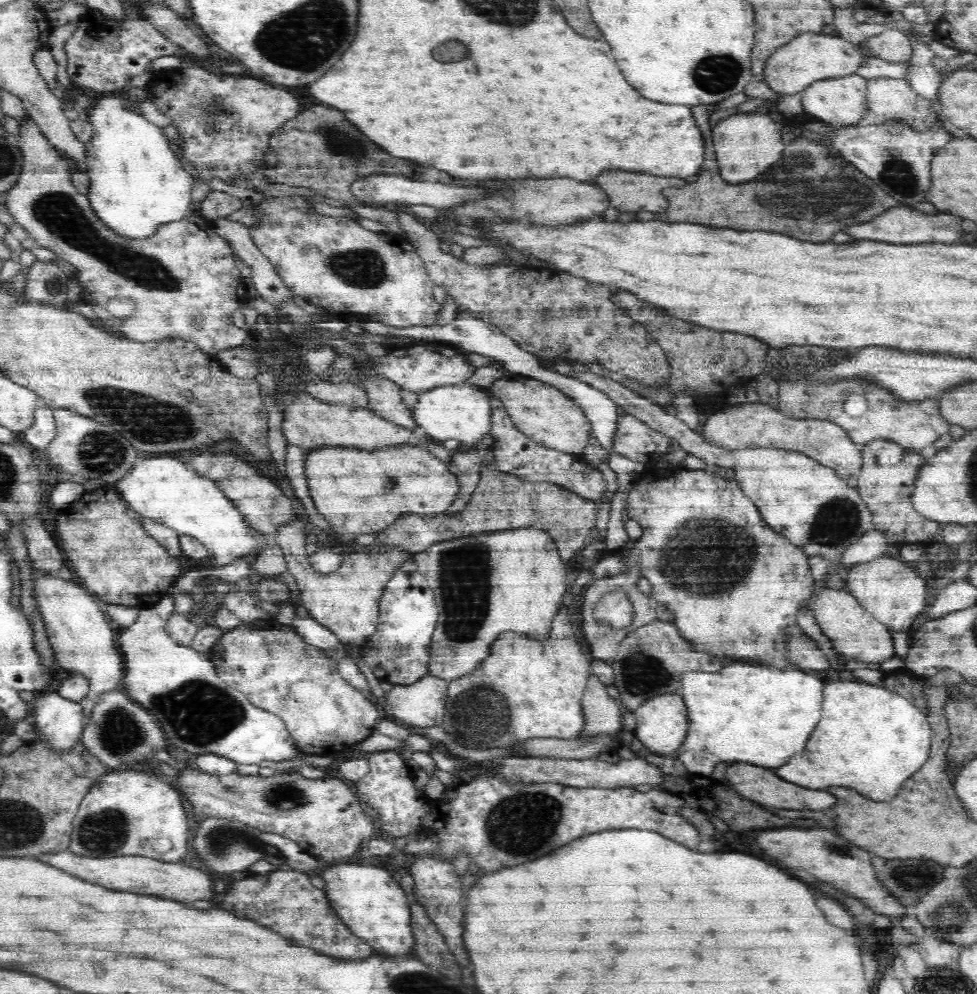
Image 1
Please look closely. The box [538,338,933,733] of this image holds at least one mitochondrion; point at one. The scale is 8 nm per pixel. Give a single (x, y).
(708, 558)

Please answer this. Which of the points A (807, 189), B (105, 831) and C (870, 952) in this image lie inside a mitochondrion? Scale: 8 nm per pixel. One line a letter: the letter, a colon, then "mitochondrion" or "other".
A: mitochondrion
B: mitochondrion
C: other

